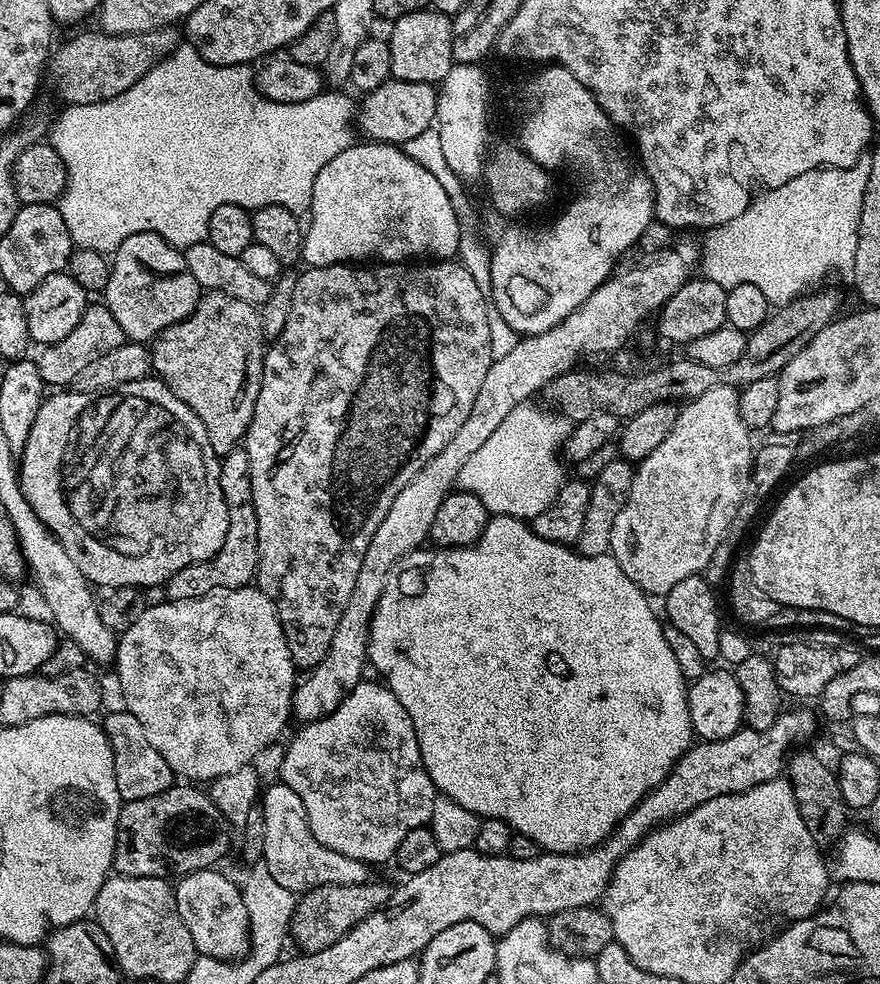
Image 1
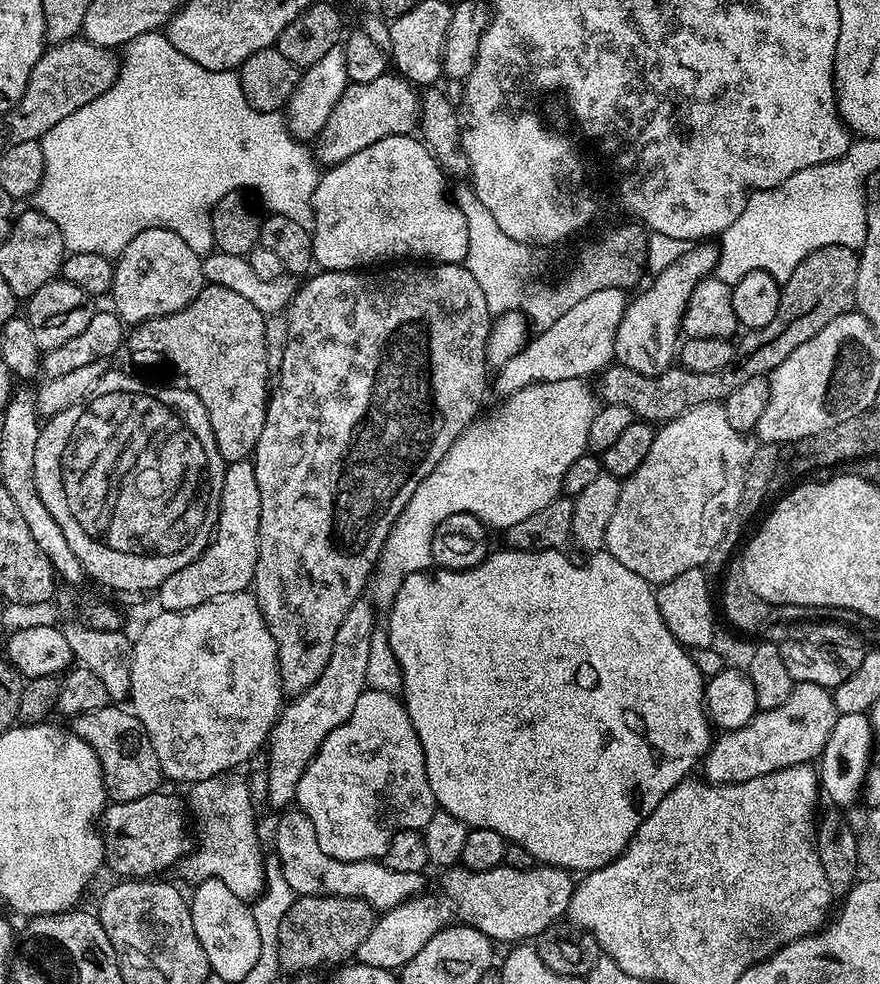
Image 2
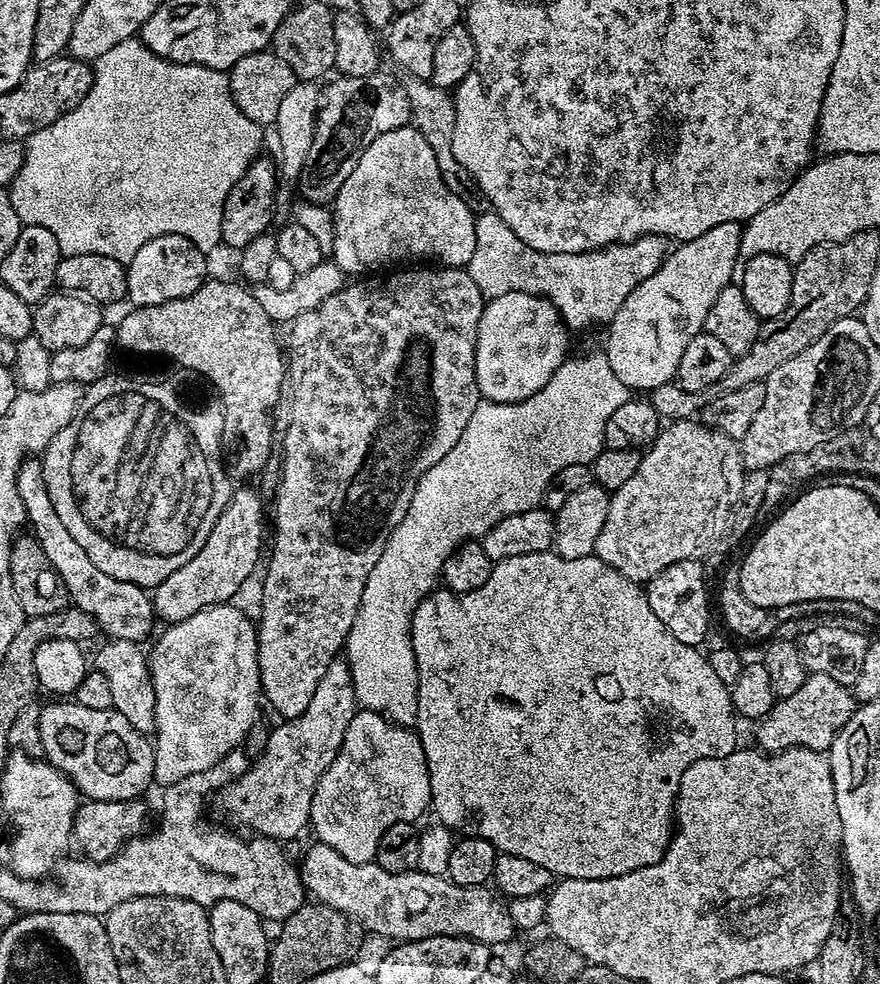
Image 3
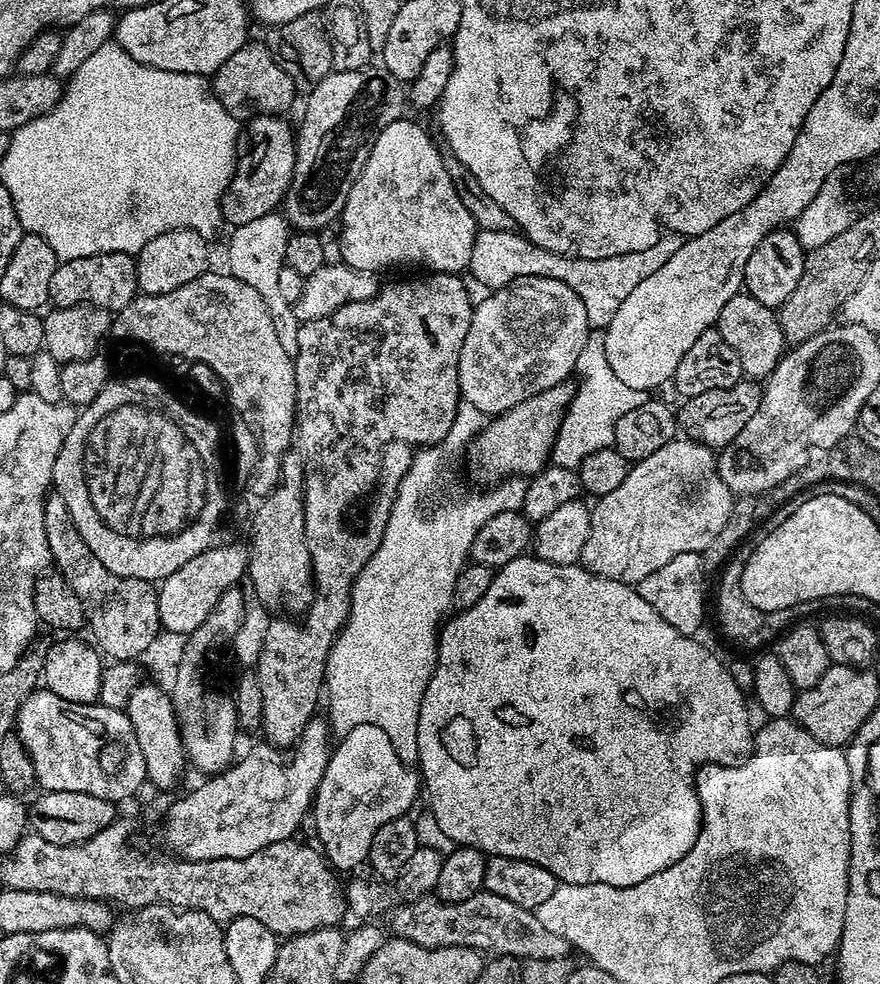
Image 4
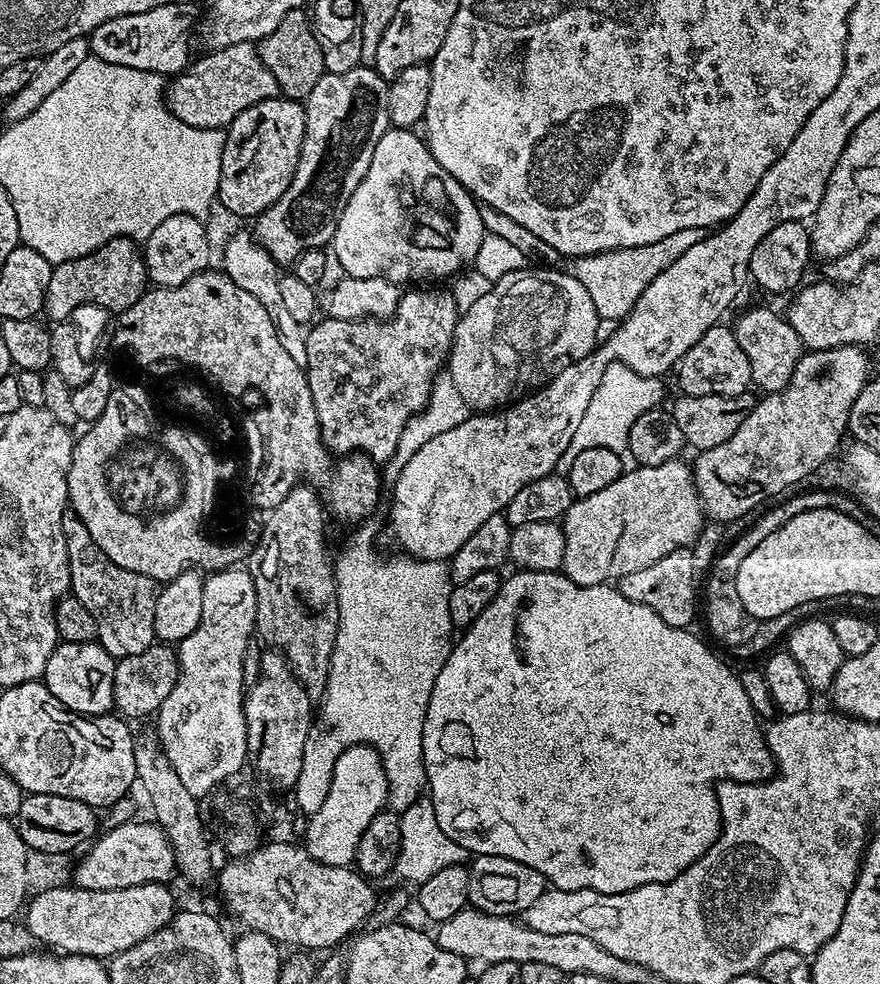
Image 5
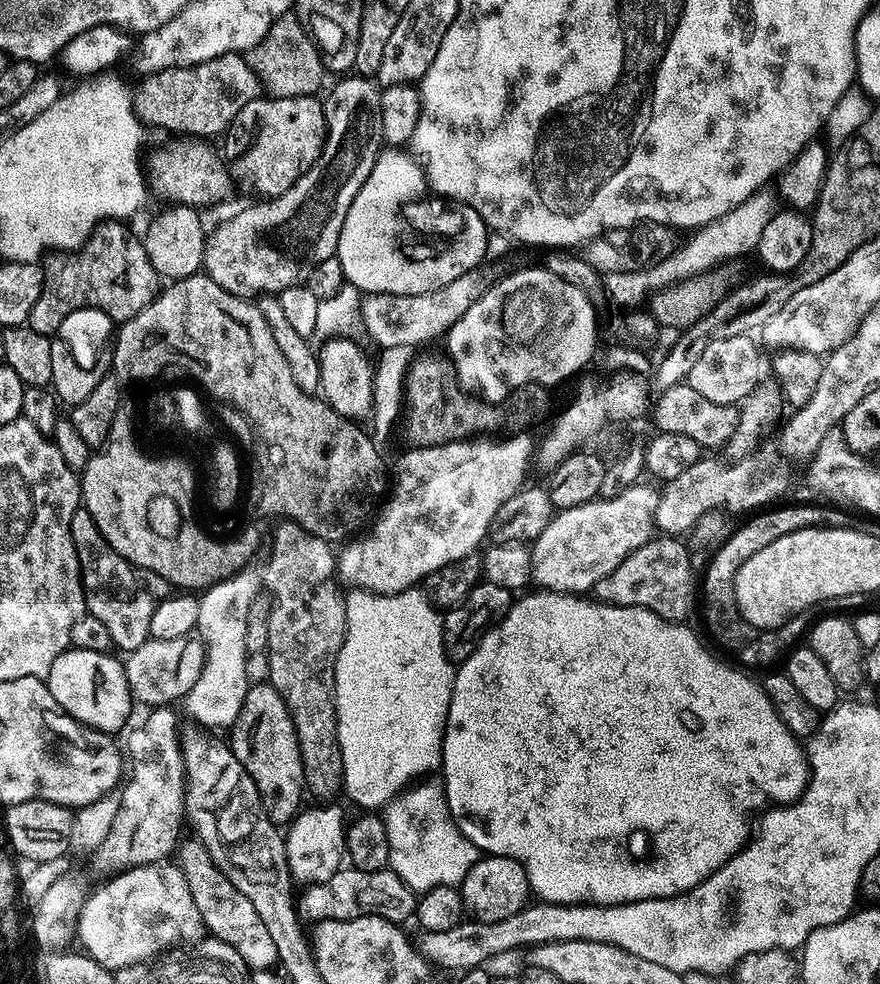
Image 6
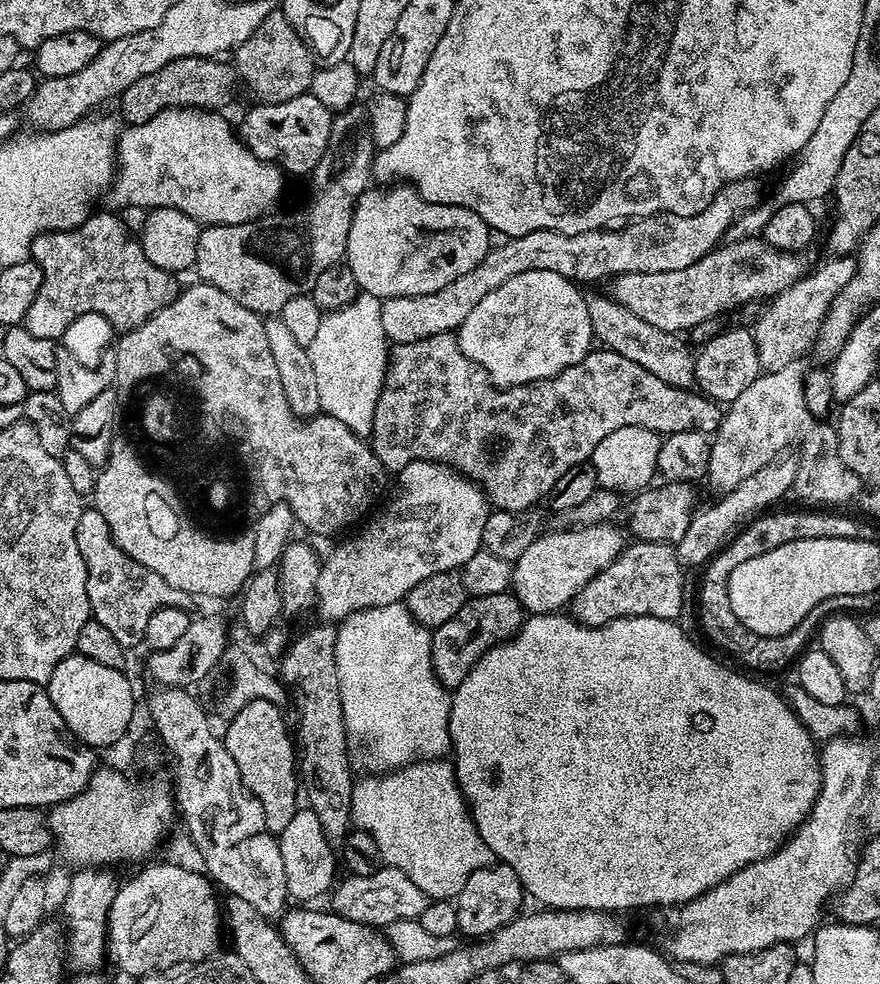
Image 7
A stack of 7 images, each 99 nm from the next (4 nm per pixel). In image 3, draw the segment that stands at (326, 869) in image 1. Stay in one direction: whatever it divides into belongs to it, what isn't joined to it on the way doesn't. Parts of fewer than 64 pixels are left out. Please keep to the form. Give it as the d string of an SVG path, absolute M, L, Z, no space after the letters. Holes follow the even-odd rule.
M316 842L313 843L313 848L309 850L304 856L304 861L299 861L298 867L300 869L300 881L304 883L305 893L315 903L325 904L330 906L334 910L338 910L342 914L346 914L350 919L356 921L365 933L371 934L372 932L376 936L385 936L386 939L392 940L388 942L407 942L409 940L421 940L422 938L430 938L431 936L465 936L471 940L477 940L483 944L489 946L495 946L495 944L504 944L511 938L512 932L514 933L514 925L509 918L505 905L494 895L493 889L488 886L481 886L479 888L463 888L458 886L453 880L448 879L447 876L435 876L434 874L426 874L419 870L414 872L403 872L402 874L390 874L390 870L382 870L382 866L377 864L355 864L354 862L346 862L346 858L342 858L342 854L338 854L330 846Z

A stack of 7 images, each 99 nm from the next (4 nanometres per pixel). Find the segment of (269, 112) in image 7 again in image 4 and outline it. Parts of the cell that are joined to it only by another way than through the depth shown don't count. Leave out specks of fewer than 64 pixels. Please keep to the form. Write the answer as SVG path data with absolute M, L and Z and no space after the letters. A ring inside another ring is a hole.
M283 115L254 116L247 121L238 141L236 170L220 200L218 215L225 225L230 224L235 229L254 218L275 212L288 195L296 165L298 136L293 125L291 128L284 119Z

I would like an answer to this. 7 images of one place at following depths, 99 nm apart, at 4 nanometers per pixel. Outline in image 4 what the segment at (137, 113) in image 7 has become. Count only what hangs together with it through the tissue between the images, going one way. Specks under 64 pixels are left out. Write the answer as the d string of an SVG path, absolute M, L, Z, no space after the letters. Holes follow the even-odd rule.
M249 42L234 50L234 54L230 54L230 58L226 58L226 62L222 62L220 69L211 77L210 91L218 98L218 102L222 102L222 106L226 106L229 114L241 122L247 122L254 116L279 116L287 113L287 108L298 96L290 74L286 74L286 70L274 62L264 42Z

